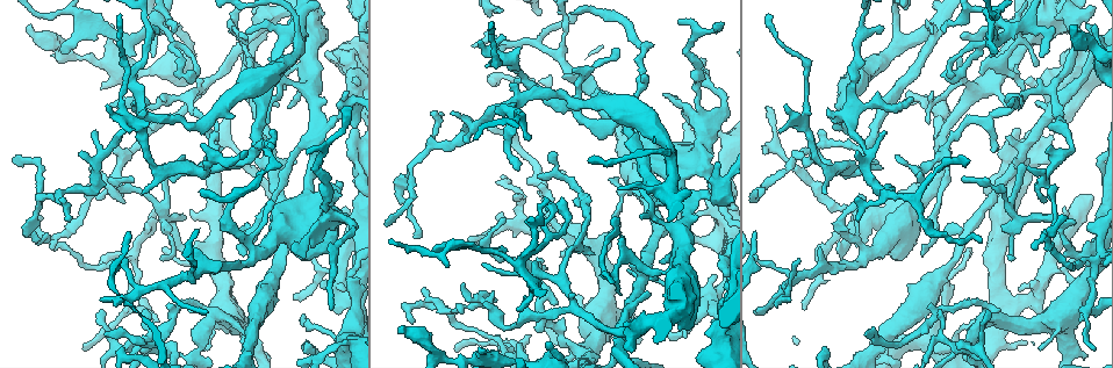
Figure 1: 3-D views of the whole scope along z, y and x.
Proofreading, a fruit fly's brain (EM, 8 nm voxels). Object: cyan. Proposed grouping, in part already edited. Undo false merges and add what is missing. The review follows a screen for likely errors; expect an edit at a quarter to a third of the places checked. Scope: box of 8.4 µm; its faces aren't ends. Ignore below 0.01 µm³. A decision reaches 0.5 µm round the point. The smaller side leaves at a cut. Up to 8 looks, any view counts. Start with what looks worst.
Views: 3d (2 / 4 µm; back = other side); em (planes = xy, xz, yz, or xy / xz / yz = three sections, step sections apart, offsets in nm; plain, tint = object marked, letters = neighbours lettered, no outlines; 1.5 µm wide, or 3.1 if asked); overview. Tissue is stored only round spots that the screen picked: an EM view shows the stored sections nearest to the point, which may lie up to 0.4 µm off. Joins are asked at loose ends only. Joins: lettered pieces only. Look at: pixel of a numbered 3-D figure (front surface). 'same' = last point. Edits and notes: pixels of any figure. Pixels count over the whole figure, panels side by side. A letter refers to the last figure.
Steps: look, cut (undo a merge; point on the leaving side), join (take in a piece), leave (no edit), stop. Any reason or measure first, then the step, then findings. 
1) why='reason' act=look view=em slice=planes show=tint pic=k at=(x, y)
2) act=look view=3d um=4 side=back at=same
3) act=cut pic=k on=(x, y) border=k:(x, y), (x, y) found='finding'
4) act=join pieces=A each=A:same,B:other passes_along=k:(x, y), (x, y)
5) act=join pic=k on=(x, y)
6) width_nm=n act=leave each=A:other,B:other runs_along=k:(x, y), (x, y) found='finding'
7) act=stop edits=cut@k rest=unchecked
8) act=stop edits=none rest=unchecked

why='free end' act=look view=em slice=planes show=letters pic=1 at=(1075, 26)

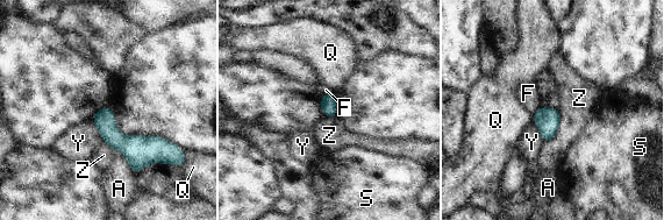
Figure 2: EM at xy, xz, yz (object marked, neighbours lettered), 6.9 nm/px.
act=leave each=A:other,F:other,Q:other,S:other,Y:other,Z:other found='none of them fits'

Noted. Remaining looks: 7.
why='free end' act=look view=em slice=planes show=letters pic=1 at=(931, 31)

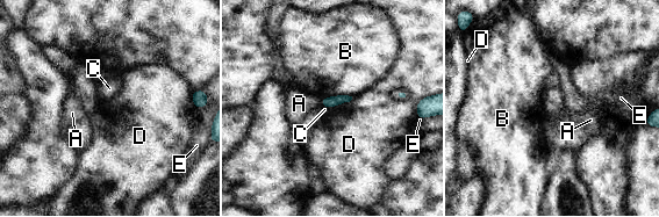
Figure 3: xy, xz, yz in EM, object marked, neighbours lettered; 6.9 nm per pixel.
act=leave each=A:other,B:other,C:other,D:other,E:other border=3:(351, 95), (329, 95), (321, 99) found='none of them fits'

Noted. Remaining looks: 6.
why='an open end' act=look view=3d um=4 pic=1 at=(792, 150)

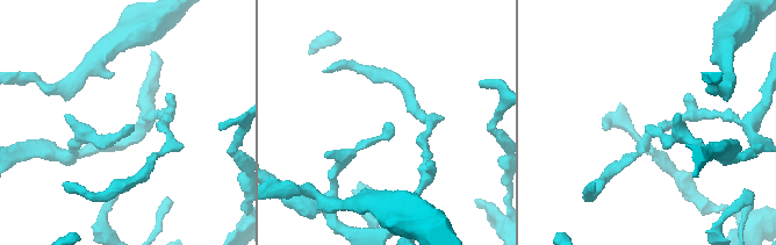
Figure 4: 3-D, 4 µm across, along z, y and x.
act=look view=em slice=planes show=letters pic=4 at=(388, 125)

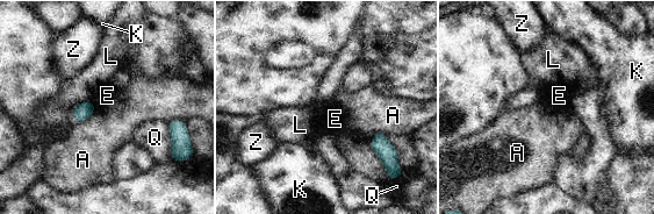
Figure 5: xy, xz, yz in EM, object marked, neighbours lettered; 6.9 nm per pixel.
act=leave each=A:other,E:other,K:other,L:other,Q:other,Z:other border=5:(96, 106), (86, 119), (76, 123) found='no lettered piece goes on from it'

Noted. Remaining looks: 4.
act=stop edits=none rest=unchecked

